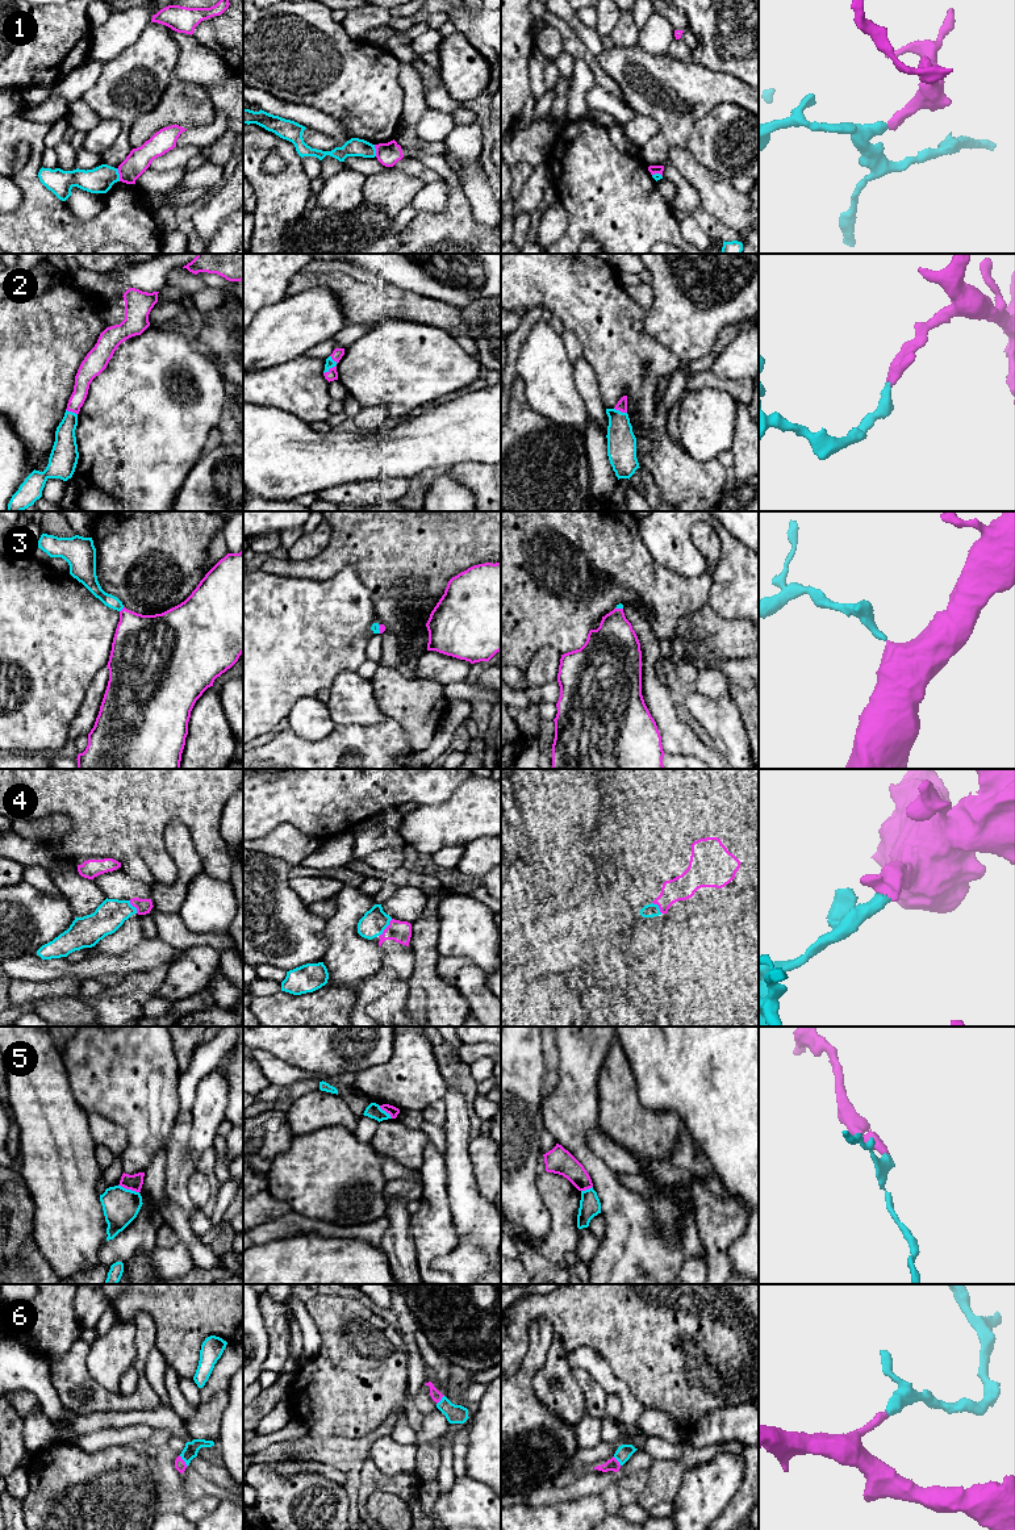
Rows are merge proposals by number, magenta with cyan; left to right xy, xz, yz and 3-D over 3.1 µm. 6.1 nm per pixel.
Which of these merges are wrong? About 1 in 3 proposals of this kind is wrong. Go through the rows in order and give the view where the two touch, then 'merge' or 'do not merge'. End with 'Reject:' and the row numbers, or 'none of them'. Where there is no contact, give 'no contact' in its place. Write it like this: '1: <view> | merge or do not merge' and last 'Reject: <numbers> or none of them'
1: xy | do not merge
2: xz | merge
3: xy | merge
4: xz | merge
5: xy | do not merge
6: xy | merge
Reject: 1, 5

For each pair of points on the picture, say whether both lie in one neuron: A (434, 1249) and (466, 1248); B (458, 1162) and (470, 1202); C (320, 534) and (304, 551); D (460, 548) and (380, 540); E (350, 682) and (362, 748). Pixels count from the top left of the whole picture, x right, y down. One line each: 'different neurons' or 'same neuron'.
A: different neurons
B: same neuron
C: same neuron
D: same neuron
E: different neurons

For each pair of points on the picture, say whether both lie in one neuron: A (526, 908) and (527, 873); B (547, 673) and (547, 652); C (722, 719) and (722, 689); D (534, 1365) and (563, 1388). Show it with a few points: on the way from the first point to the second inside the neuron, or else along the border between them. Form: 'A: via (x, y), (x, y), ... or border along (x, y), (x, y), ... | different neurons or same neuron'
A: via (526, 899), (526, 882) | same neuron
B: via (547, 668), (547, 657) | same neuron
C: border along (697, 690), (711, 698), (729, 697) | different neurons
D: border along (552, 1341), (533, 1379), (541, 1401) | different neurons

